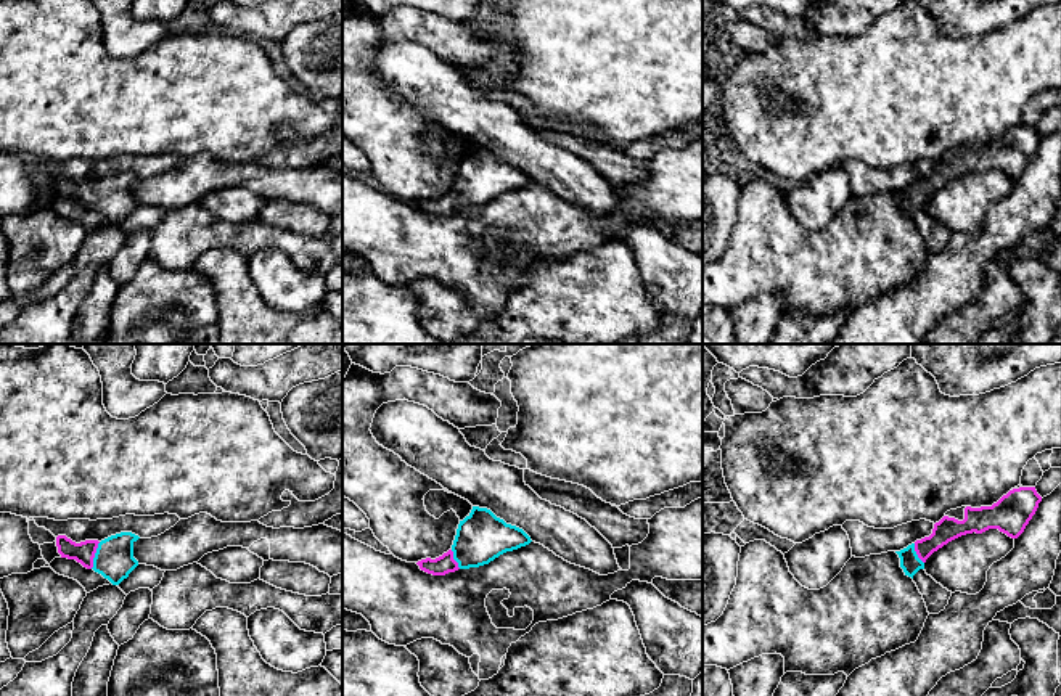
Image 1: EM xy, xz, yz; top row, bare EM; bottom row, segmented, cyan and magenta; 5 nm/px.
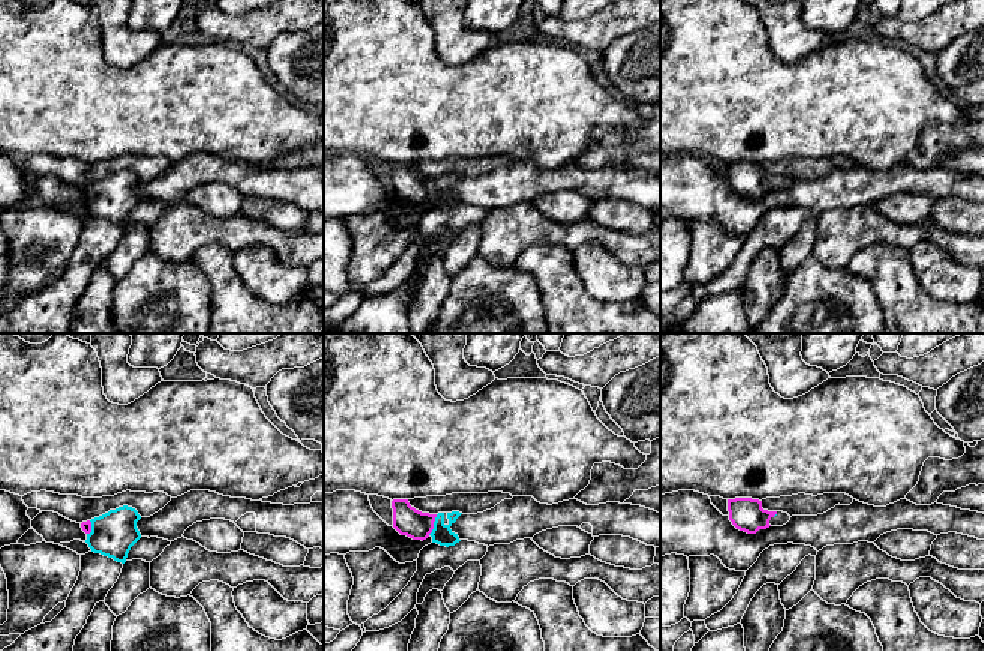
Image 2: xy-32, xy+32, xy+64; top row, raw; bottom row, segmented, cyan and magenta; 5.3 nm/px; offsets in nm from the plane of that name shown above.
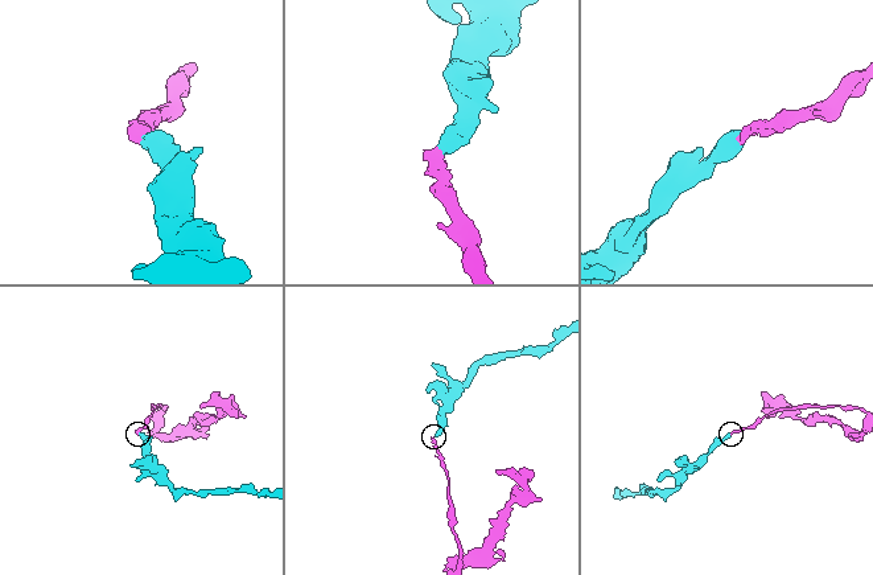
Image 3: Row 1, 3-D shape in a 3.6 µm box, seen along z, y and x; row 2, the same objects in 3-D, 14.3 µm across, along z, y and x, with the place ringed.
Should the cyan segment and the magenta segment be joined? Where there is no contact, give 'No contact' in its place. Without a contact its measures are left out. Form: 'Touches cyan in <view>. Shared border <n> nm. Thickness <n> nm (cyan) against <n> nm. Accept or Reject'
Touches cyan in xy. Shared border 140 nm. Thickness 190 nm (cyan) against 110 nm. Accept

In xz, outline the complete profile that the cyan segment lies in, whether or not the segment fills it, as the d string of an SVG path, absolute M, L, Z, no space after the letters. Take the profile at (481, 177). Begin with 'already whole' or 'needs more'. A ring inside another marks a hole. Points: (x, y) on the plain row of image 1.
needs more; M473 146L460 161L452 188L442 196L421 199L416 204L432 215L489 204L506 191L529 185L530 177L519 167L506 164L490 149Z

